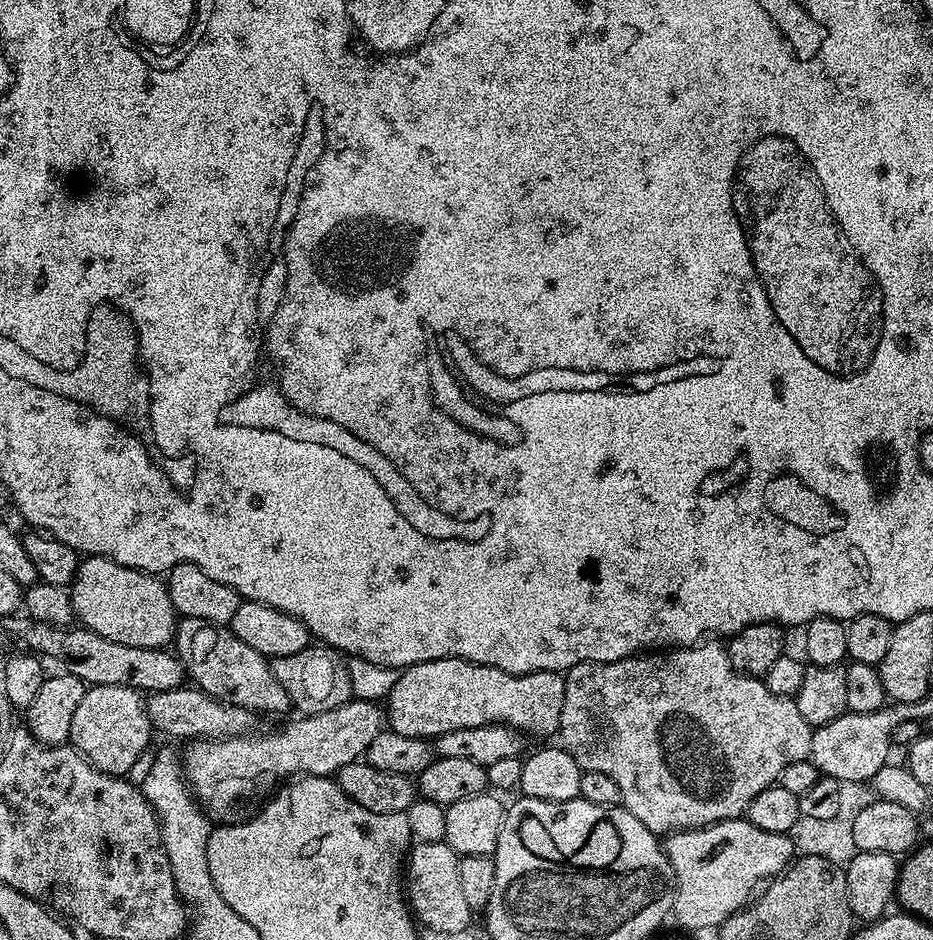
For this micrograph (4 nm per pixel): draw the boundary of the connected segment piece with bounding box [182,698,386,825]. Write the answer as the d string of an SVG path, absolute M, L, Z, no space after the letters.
M355 698L329 712L296 719L300 720L292 720L285 728L276 728L261 736L229 736L227 740L196 738L187 745L184 764L182 760L183 775L202 801L203 811L213 821L220 820L216 822L221 825L241 823L248 804L266 795L279 780L331 777L339 773L347 764L361 759L370 742L374 742L374 738L386 728L386 712L377 701Z

